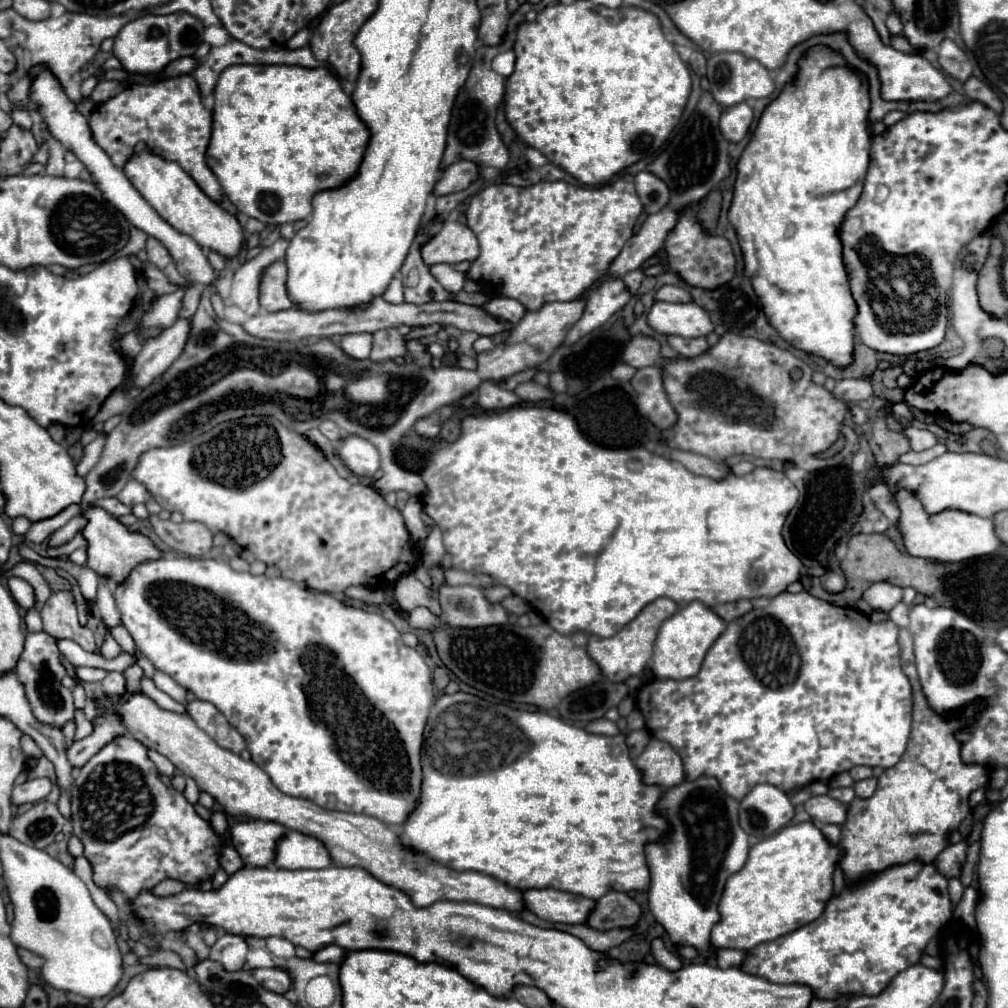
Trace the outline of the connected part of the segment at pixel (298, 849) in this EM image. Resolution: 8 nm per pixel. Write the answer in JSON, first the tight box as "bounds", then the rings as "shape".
{"bounds":[273,831,331,869],"shape":[[[287,831],[277,841],[273,863],[283,869],[317,869],[317,867],[329,867],[331,859],[325,847],[317,843],[317,839],[301,835],[297,831]]]}

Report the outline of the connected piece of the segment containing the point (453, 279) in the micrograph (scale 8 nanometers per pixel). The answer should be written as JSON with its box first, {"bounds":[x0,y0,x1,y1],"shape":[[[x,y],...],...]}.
{"bounds":[431,265,467,293],"shape":[[[433,265],[431,267],[431,275],[449,291],[449,293],[457,293],[463,289],[463,283],[467,281],[463,273],[455,271],[451,265]]]}

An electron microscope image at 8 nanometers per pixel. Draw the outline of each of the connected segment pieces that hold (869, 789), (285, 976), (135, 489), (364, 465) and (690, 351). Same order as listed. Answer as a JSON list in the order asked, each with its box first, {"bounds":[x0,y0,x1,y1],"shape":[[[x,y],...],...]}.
[{"bounds":[853,777,877,797],"shape":[[[869,777],[869,779],[863,779],[863,781],[857,781],[855,785],[853,785],[853,789],[855,789],[855,795],[857,797],[871,797],[873,793],[875,793],[875,787],[877,787],[877,777]]]},{"bounds":[253,967,291,995],"shape":[[[277,967],[253,969],[253,975],[265,989],[269,989],[273,993],[279,993],[279,995],[285,995],[289,991],[289,987],[291,987],[289,973],[283,971],[283,969],[277,969]]]},{"bounds":[117,481,151,505],"shape":[[[129,481],[121,493],[117,495],[117,499],[123,503],[123,505],[137,505],[137,499],[151,499],[151,495],[145,491],[145,487],[141,487],[141,483],[137,481]]]},{"bounds":[337,435,379,477],"shape":[[[357,435],[343,439],[337,445],[337,451],[343,463],[359,477],[373,477],[379,469],[379,451],[373,447],[373,443]]]},{"bounds":[669,335,709,357],"shape":[[[669,335],[669,345],[683,357],[697,357],[697,355],[703,355],[709,351],[709,343],[705,337],[685,339],[685,337],[677,337],[677,335]]]}]

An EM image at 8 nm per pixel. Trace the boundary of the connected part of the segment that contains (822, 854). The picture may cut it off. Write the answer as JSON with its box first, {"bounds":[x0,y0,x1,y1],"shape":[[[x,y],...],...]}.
{"bounds":[711,821,841,951],"shape":[[[811,821],[787,825],[779,833],[753,845],[745,867],[727,879],[727,885],[723,889],[723,895],[717,907],[721,919],[711,931],[711,945],[715,949],[731,947],[739,951],[749,951],[759,943],[773,941],[781,935],[793,933],[795,929],[815,921],[825,909],[825,903],[833,895],[833,869],[839,857],[841,857],[841,849],[831,845]]]}

